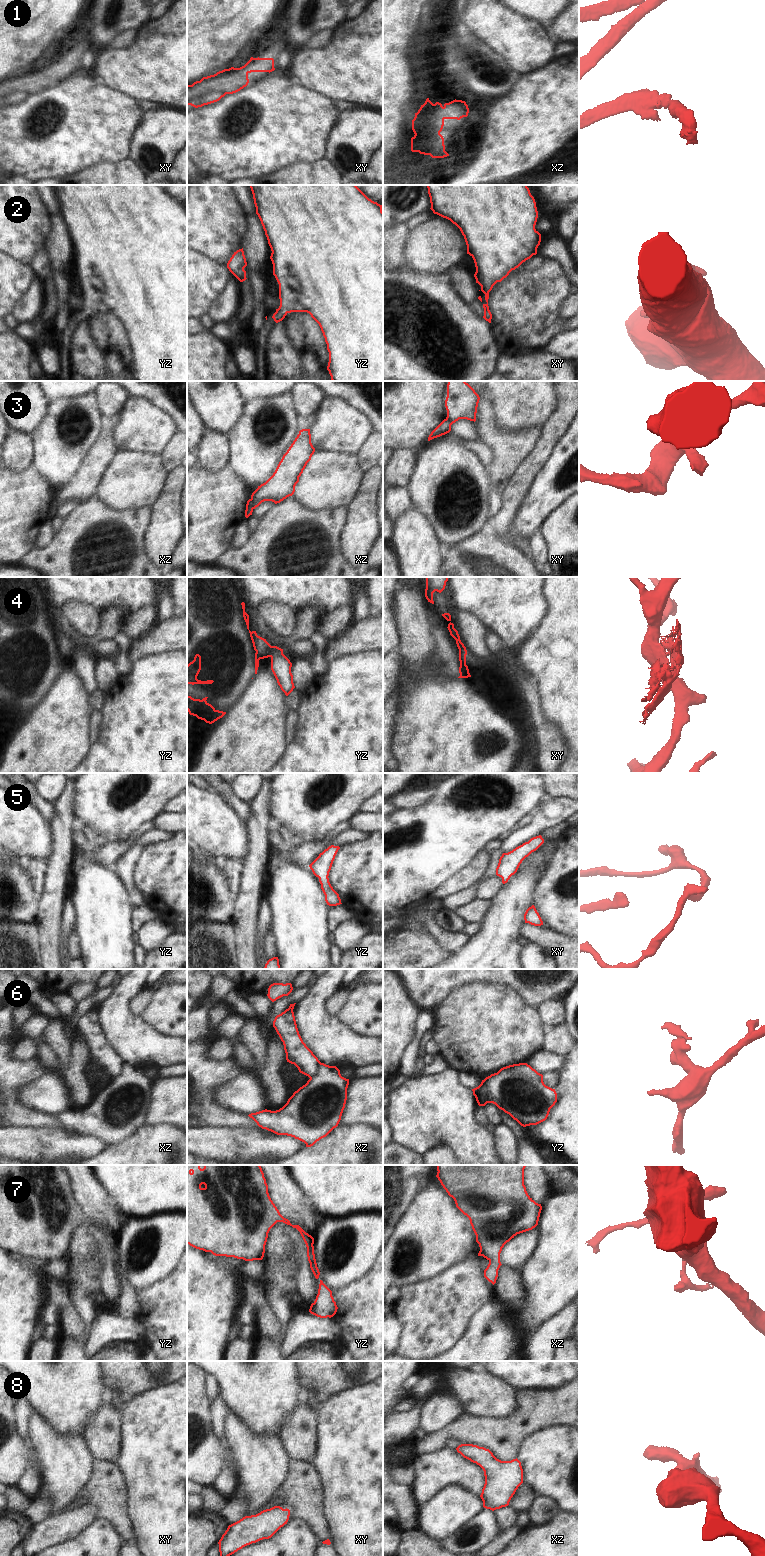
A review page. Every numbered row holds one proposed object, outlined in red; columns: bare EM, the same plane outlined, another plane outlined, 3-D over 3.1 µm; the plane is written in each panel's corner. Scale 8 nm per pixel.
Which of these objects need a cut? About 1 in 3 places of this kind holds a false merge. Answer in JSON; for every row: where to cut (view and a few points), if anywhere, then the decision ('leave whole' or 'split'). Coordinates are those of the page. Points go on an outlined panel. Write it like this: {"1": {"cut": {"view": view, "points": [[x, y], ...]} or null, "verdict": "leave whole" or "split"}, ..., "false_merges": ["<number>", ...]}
{"1": {"cut": null, "verdict": "leave whole"}, "2": {"cut": null, "verdict": "leave whole"}, "3": {"cut": {"view": "xz", "points": [[250, 499], [252, 509]]}, "verdict": "split"}, "4": {"cut": {"view": "yz", "points": [[251, 632], [253, 642]]}, "verdict": "split"}, "5": {"cut": null, "verdict": "leave whole"}, "6": {"cut": {"view": "yz", "points": [[480, 1084], [486, 1097], [486, 1103]]}, "verdict": "split"}, "7": {"cut": null, "verdict": "leave whole"}, "8": {"cut": null, "verdict": "leave whole"}, "false_merges": ["3", "4", "6"]}

